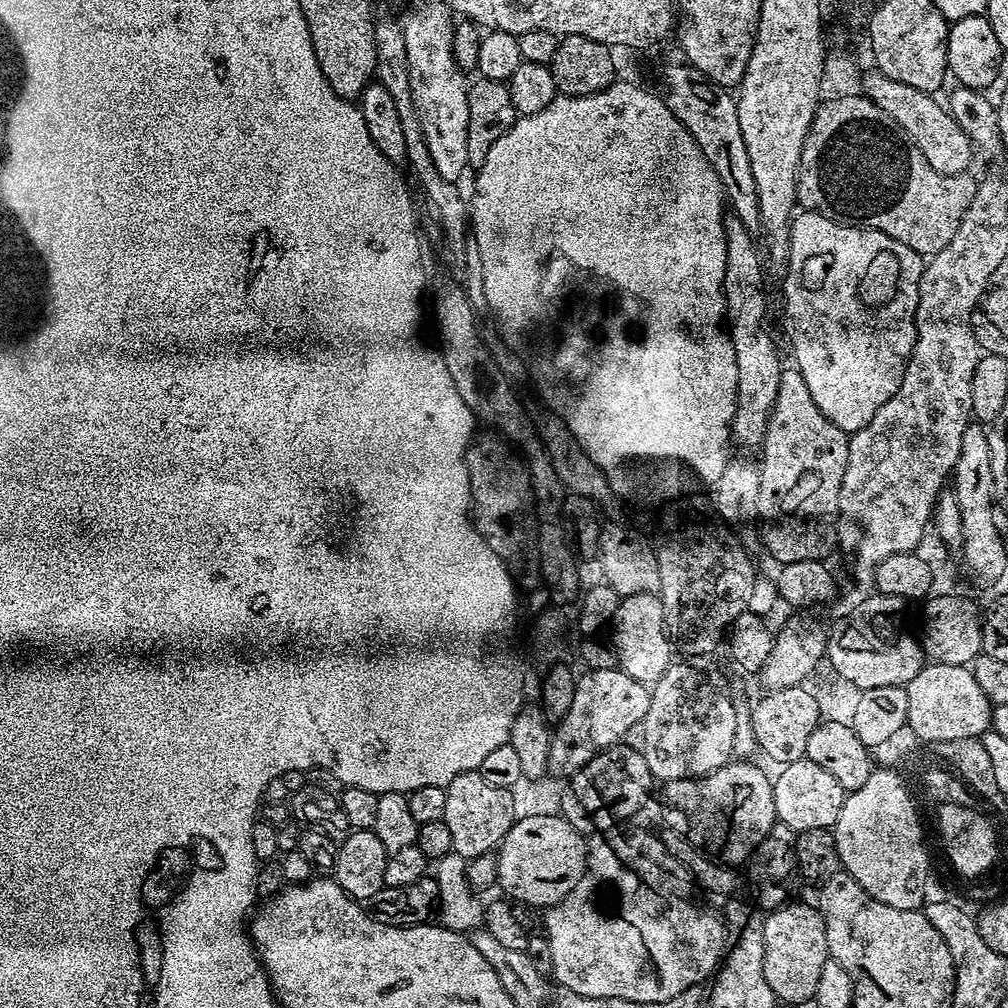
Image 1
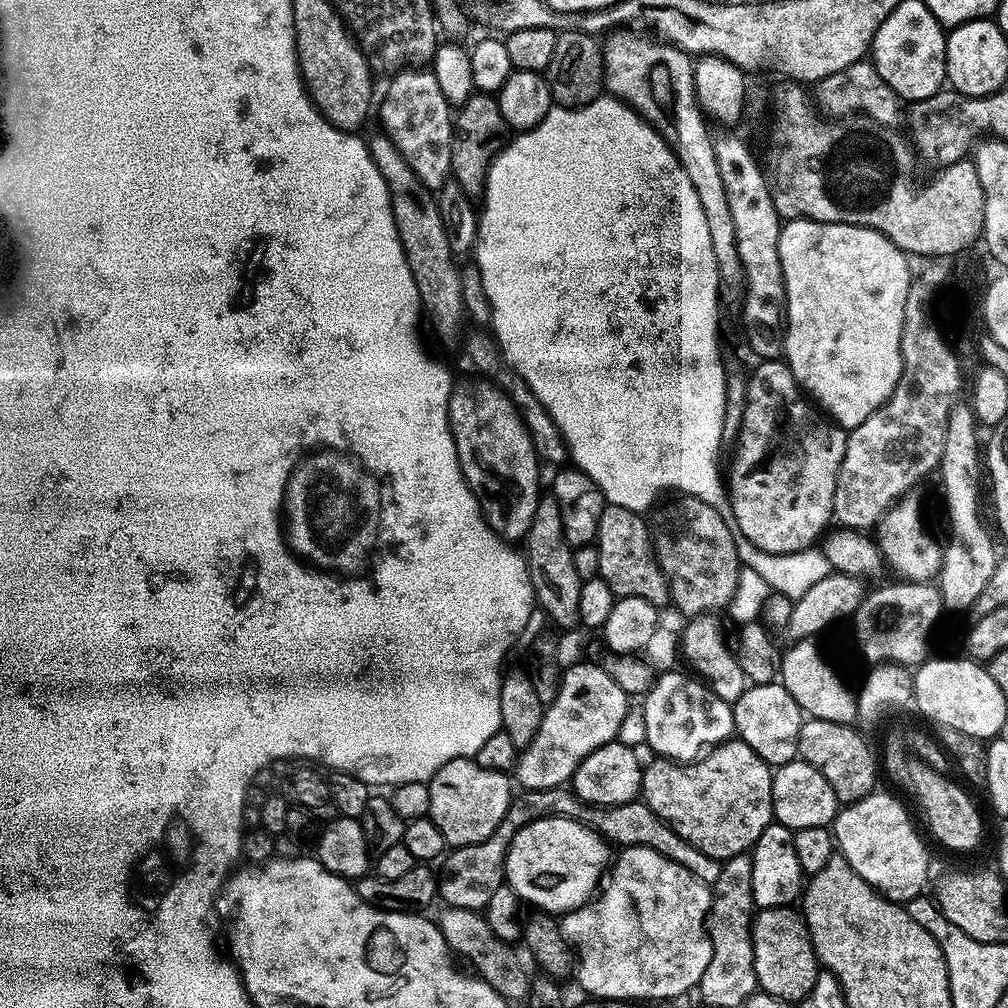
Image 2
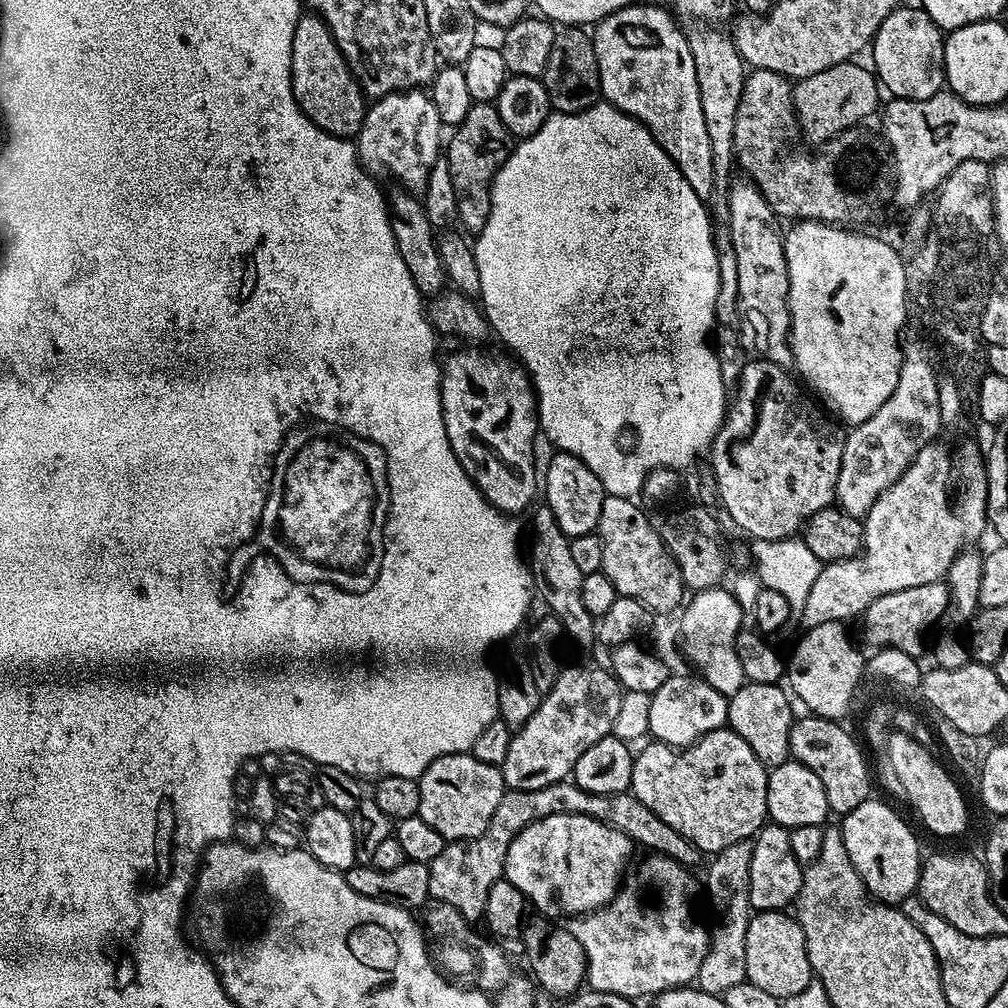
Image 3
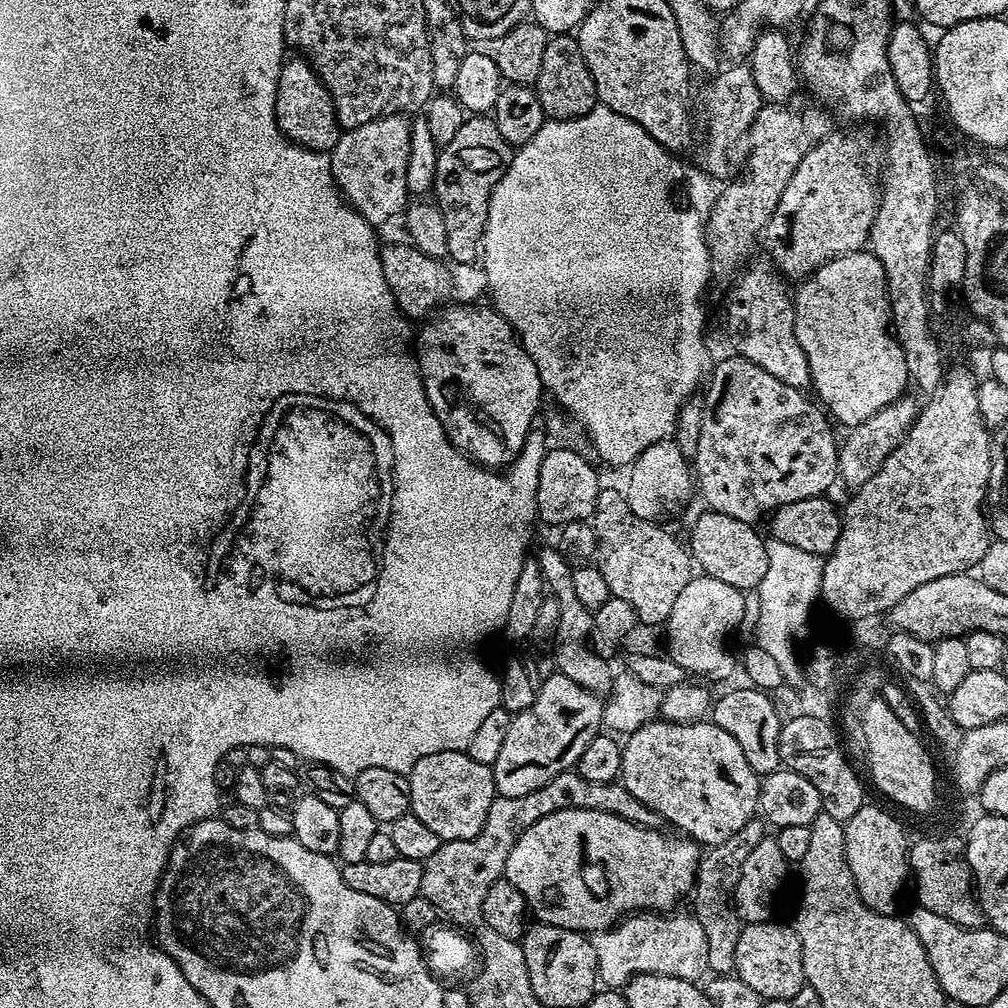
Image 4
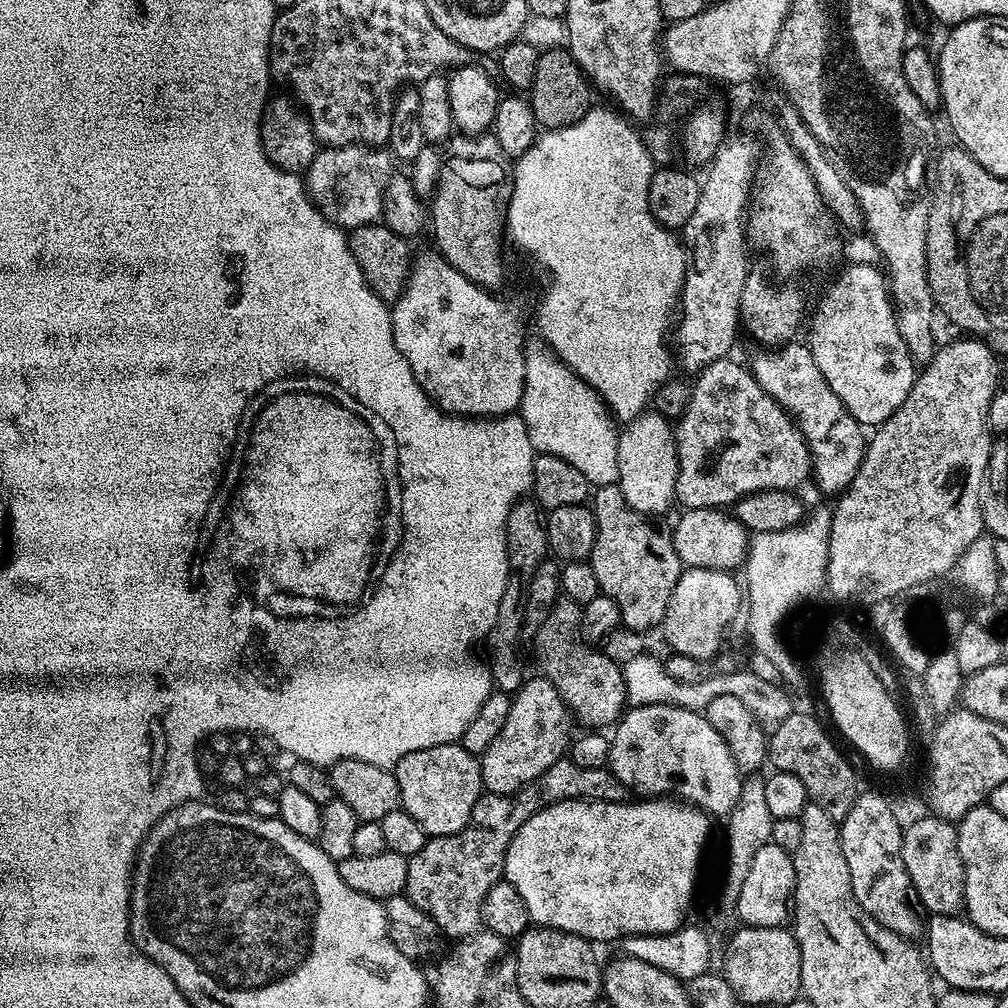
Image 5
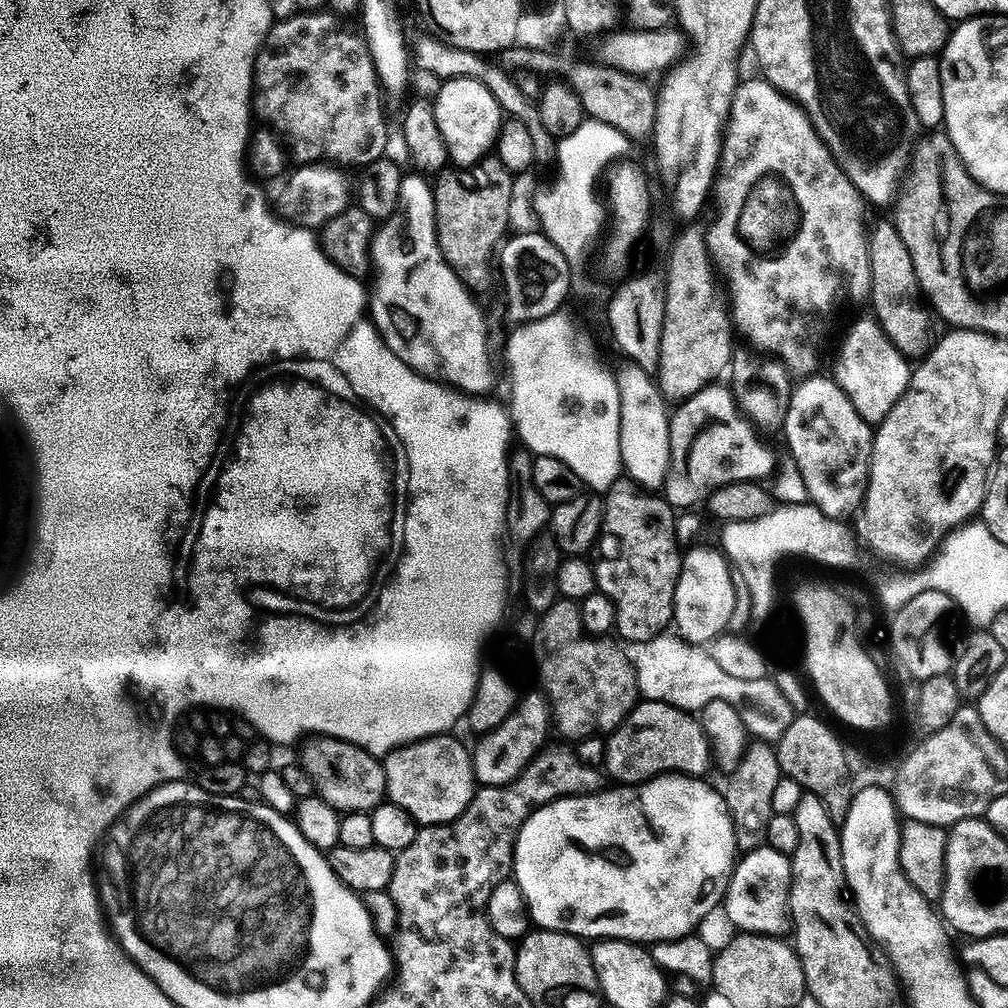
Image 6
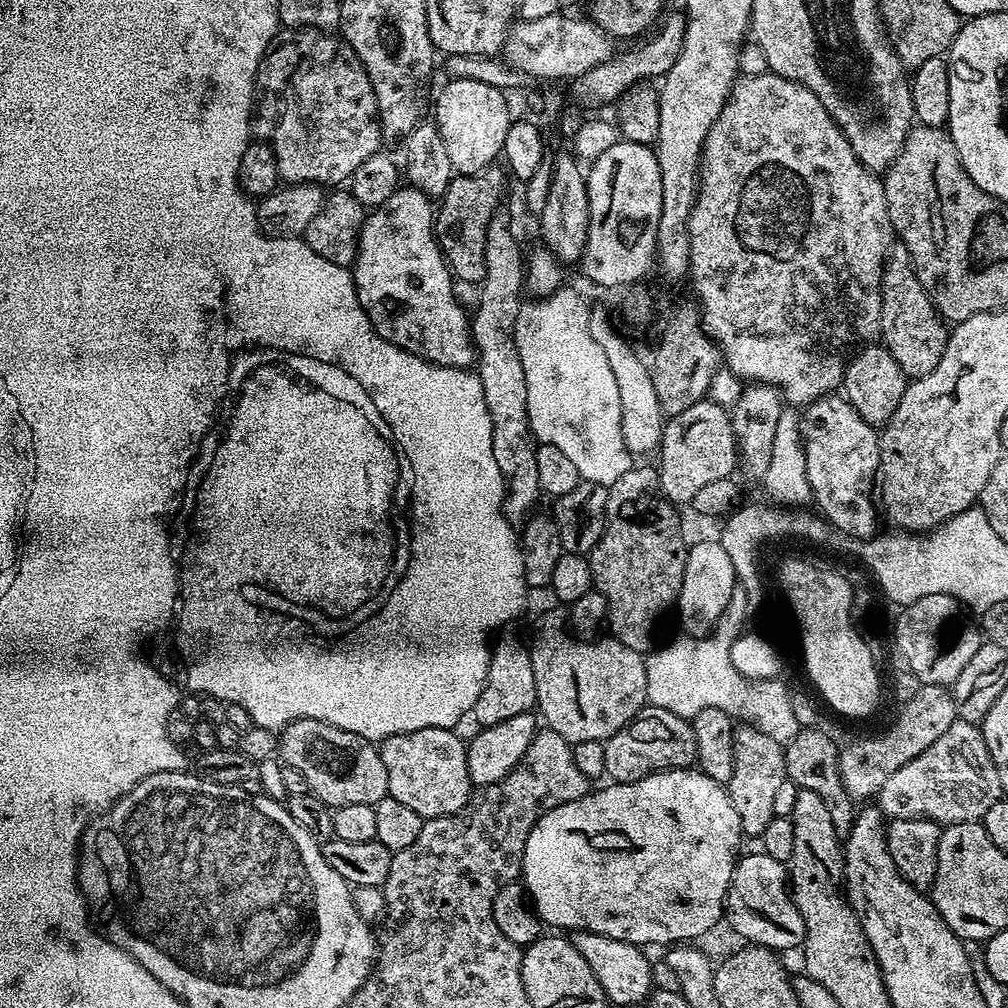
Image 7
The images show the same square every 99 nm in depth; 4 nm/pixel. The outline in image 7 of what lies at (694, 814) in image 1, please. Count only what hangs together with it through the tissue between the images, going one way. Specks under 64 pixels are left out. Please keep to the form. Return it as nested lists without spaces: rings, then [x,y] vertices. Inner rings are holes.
[[[645,706],[633,720],[618,734],[604,741],[606,750],[606,776],[609,781],[629,784],[652,775],[653,772],[666,772],[674,768],[692,768],[696,764],[694,730],[685,717]]]

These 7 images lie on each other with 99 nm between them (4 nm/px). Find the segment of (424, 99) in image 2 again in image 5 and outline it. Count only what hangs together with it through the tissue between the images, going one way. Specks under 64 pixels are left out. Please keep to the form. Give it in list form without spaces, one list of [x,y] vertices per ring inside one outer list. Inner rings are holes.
[[[380,146],[321,147],[314,162],[306,169],[308,195],[323,216],[345,230],[377,223],[384,211],[384,191],[389,178],[394,175],[392,164],[393,153]]]

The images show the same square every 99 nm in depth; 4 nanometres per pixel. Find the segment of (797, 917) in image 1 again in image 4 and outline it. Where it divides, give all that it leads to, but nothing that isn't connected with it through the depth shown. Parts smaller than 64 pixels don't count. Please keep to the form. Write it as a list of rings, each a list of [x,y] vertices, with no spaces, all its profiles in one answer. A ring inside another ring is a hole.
[[[769,922],[766,924],[744,924],[738,938],[735,975],[756,990],[761,1001],[789,1000],[806,986],[802,966],[802,942],[795,927]]]

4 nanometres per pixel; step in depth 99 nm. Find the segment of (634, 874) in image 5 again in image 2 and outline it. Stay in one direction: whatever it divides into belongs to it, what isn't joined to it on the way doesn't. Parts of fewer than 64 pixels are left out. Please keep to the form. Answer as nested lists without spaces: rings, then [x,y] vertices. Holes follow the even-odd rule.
[[[543,816],[520,828],[511,840],[508,856],[504,860],[506,883],[509,888],[514,889],[521,901],[530,902],[534,904],[533,907],[541,911],[549,914],[571,912],[592,898],[599,880],[609,865],[611,856],[608,842],[597,835],[592,828],[578,823],[577,820],[564,819],[561,816]]]

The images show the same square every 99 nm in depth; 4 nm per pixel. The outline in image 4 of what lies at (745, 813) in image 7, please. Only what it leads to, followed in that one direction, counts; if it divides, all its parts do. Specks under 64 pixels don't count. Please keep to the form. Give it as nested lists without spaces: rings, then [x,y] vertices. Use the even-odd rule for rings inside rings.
[[[754,818],[738,830],[738,834],[730,834],[726,842],[715,845],[712,852],[703,857],[698,869],[698,879],[694,885],[696,908],[694,914],[698,922],[702,922],[702,930],[706,930],[706,950],[708,951],[708,972],[712,974],[728,974],[736,967],[736,951],[738,938],[742,934],[744,924],[740,911],[736,909],[736,887],[742,878],[742,868],[746,858],[750,858],[754,846],[766,839],[766,824],[763,819]]]

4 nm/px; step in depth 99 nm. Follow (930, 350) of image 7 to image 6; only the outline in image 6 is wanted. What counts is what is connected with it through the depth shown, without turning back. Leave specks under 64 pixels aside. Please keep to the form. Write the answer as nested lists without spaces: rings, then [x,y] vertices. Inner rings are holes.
[[[880,220],[867,231],[868,257],[871,266],[871,286],[868,298],[874,308],[875,319],[880,321],[883,330],[901,353],[907,356],[921,355],[928,346],[928,316],[916,302],[916,275],[913,274],[913,259],[906,244],[902,242],[893,221]]]

